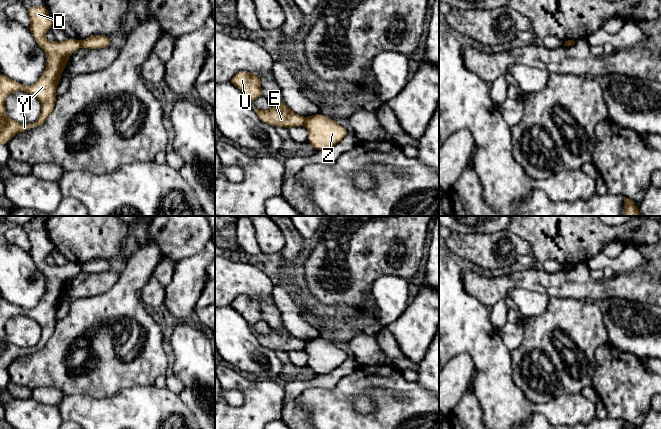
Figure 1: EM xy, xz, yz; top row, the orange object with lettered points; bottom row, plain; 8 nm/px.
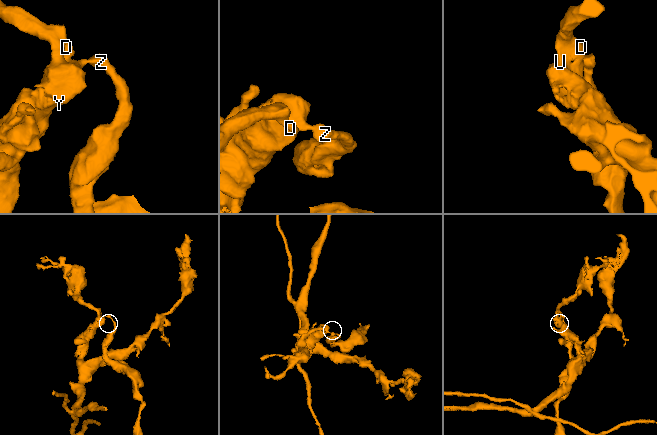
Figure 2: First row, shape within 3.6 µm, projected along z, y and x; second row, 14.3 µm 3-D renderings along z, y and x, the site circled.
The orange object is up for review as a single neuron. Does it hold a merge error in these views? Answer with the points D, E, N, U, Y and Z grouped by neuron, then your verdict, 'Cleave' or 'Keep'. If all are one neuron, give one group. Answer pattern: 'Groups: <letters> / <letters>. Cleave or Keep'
Groups: D E N U Y / Z. Cleave

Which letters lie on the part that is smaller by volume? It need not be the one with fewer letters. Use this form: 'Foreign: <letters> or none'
Foreign: Z

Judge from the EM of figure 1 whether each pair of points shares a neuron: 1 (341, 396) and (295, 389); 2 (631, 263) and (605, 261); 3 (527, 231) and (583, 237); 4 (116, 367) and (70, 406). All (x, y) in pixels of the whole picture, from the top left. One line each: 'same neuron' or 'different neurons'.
1: different neurons
2: same neuron
3: same neuron
4: different neurons

